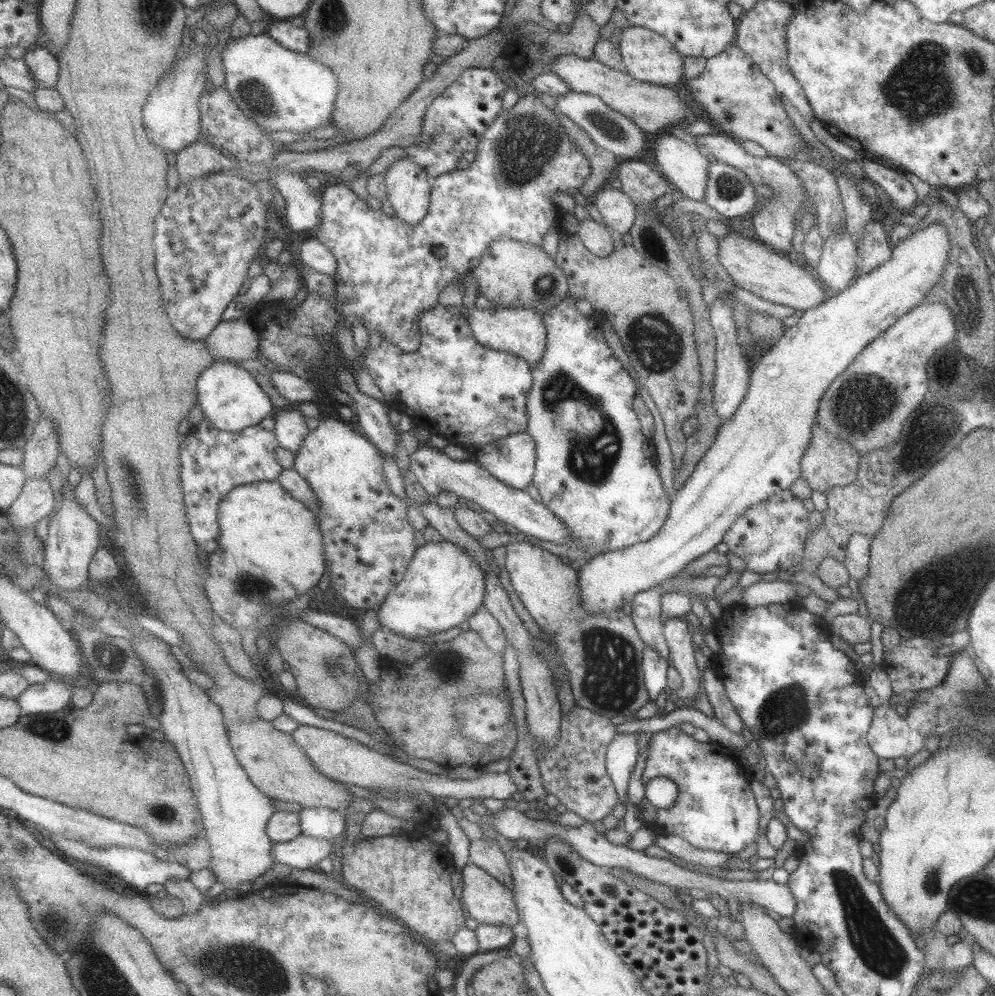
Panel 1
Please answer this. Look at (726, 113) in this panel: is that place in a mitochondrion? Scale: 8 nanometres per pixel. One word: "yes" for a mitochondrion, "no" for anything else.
yes

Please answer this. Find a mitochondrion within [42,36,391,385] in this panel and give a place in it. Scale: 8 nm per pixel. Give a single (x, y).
(255, 93)

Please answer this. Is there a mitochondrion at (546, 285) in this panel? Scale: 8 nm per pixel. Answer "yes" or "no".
yes

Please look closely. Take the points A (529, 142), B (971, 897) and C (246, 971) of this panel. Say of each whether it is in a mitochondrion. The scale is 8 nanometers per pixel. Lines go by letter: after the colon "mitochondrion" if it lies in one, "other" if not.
A: mitochondrion
B: mitochondrion
C: mitochondrion

